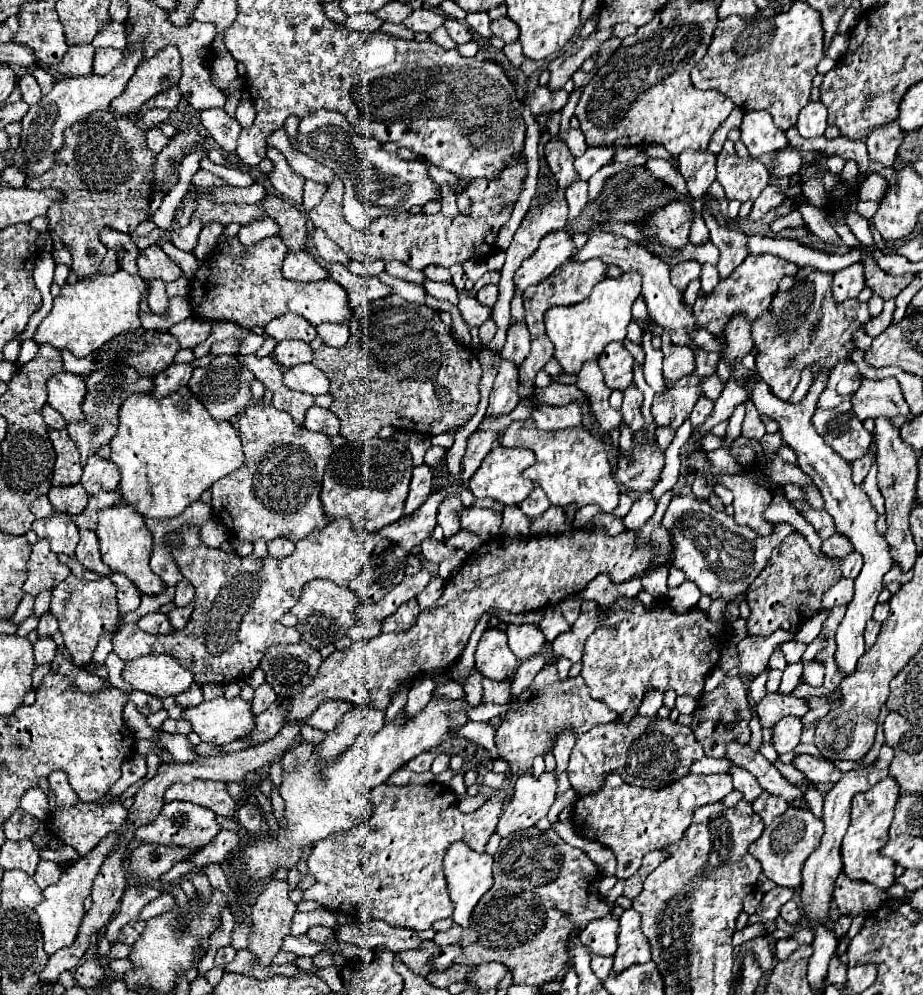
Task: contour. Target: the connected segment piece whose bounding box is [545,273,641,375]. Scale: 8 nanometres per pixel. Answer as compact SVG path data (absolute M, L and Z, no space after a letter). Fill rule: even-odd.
M627 273L621 279L605 277L581 303L567 307L549 307L545 311L547 337L555 345L555 359L561 363L563 373L577 375L581 365L599 357L605 345L625 339L627 325L631 321L631 305L639 293L641 277L635 273Z

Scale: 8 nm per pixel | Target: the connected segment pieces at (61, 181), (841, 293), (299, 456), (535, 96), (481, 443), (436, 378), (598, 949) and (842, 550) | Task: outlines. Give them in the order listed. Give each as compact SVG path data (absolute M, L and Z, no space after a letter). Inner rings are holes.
M103 109L67 129L63 151L59 151L55 161L57 165L47 171L47 175L31 179L27 185L33 189L53 187L67 191L67 203L51 207L47 231L61 239L71 251L71 271L83 281L99 273L103 261L103 245L99 243L101 229L109 227L131 233L147 219L149 201L145 195L149 189L145 185L151 181L149 171L155 155L147 151L145 131L141 131L133 119L115 119L109 109Z
M853 263L851 267L845 267L833 275L833 297L835 301L857 297L865 287L865 273L863 263Z
M249 405L239 419L239 437L243 443L243 455L245 463L243 467L235 469L227 477L219 479L211 491L213 491L213 515L219 517L219 521L227 527L233 539L237 541L249 541L255 543L263 539L265 543L285 537L293 543L305 539L311 531L323 529L329 525L329 519L323 515L321 503L319 503L319 491L321 491L321 477L325 471L325 465L329 461L329 453L333 451L329 437L323 433L311 433L303 427L295 427L291 421L291 415L285 411L275 409L273 405Z
M549 85L537 87L533 93L527 93L527 103L531 105L533 115L541 115L543 111L559 111L569 101L569 93L565 89L551 91Z
M475 431L469 441L467 441L467 449L463 455L463 485L467 485L469 477L477 471L477 467L481 465L481 459L495 447L499 435L497 433L487 433L487 431Z
M399 295L385 301L361 305L351 317L351 337L341 349L321 347L315 351L313 363L323 369L331 379L333 405L331 411L341 421L341 435L355 443L367 441L379 433L381 427L409 427L423 435L437 435L451 427L461 427L471 419L479 403L477 381L481 379L481 367L475 351L461 347L451 331L443 325L437 311L407 303Z
M611 915L591 921L579 935L581 943L591 951L591 955L611 957L617 951L617 925L619 921Z
M835 531L829 539L823 541L821 549L823 549L827 555L831 555L831 557L841 557L841 559L843 559L845 555L849 555L849 553L853 551L853 545L851 545L851 539L847 539L847 537L841 535L839 531Z

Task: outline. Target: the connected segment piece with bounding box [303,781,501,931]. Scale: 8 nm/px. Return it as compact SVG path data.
M427 783L427 785L379 785L371 791L375 813L367 823L361 823L345 833L331 835L315 843L307 867L315 875L317 883L303 891L303 901L317 901L321 907L351 917L369 915L397 927L409 927L415 931L431 929L435 921L447 919L453 913L453 903L445 891L445 877L441 861L445 849L453 841L465 841L475 851L485 851L489 835L501 817L501 801L497 797L489 799L475 813L461 813L457 809L457 799L447 785Z

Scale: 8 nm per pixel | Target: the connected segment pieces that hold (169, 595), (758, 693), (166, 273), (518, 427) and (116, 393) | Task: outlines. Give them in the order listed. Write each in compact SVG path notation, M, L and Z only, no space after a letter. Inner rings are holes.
M170 587L167 590L168 591L165 593L157 596L143 595L141 597L141 604L135 612L129 613L129 615L126 616L120 615L119 625L125 625L125 623L135 623L142 616L148 613L157 612L161 606L171 602L174 598L176 587Z
M767 671L765 673L761 673L751 685L749 685L749 691L751 691L751 699L755 701L755 703L759 703L763 697L765 697L765 681L767 681Z
M155 245L141 251L137 265L139 277L143 279L161 279L165 283L171 283L183 275L183 271L179 271L179 267L175 267L175 263L171 263L171 259Z
M531 419L513 423L501 437L503 447L523 447L531 449L537 455L535 465L523 471L523 477L541 487L551 505L567 511L571 505L577 509L585 505L597 505L601 513L613 513L619 501L619 485L613 479L613 471L609 465L609 457L605 445L595 439L585 427L573 427L571 431L555 431L541 433L531 427Z
M113 363L113 365L105 365L103 369L93 371L87 377L87 395L83 401L83 421L77 423L69 423L67 431L69 435L75 439L79 453L81 453L81 463L87 461L89 455L95 453L95 449L99 445L107 445L111 441L111 437L117 433L117 423L119 423L119 409L123 405L125 399L129 399L133 393L141 393L141 391L151 391L153 389L153 379L139 375L135 367L125 365L125 363Z

